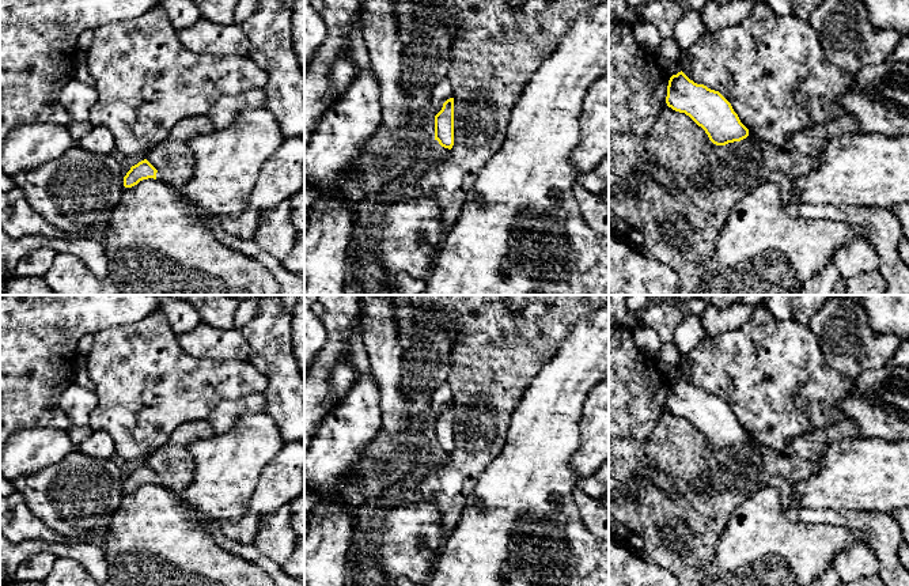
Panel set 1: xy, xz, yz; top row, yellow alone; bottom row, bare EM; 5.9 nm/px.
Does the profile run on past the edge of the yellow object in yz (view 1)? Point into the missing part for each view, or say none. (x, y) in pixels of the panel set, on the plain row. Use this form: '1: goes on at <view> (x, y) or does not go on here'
1: does not go on here

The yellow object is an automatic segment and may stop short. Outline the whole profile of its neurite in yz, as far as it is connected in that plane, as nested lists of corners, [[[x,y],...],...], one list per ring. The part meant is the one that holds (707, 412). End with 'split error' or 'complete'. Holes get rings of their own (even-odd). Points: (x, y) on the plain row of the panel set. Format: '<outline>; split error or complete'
[[[682,375],[670,382],[666,408],[689,420],[716,450],[741,446],[749,441],[749,434],[719,396],[694,387]]]; complete

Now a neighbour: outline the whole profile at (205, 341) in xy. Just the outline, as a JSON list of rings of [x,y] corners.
[[[201,322],[193,330],[177,336],[182,349],[192,358],[226,362],[247,359],[249,344],[240,329],[221,329]]]

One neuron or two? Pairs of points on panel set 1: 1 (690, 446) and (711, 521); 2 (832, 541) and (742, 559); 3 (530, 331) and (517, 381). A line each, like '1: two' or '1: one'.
1: one
2: one
3: one

